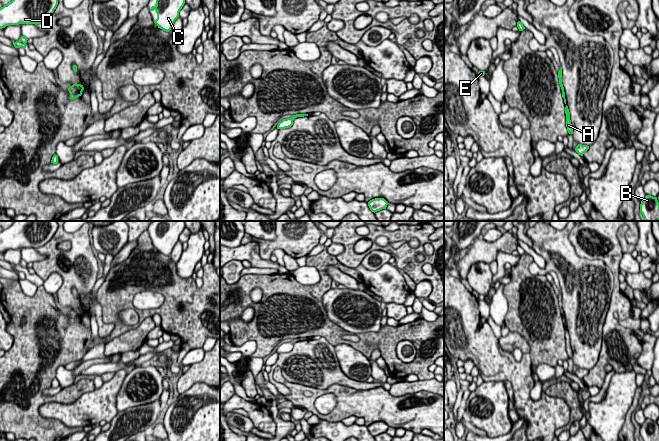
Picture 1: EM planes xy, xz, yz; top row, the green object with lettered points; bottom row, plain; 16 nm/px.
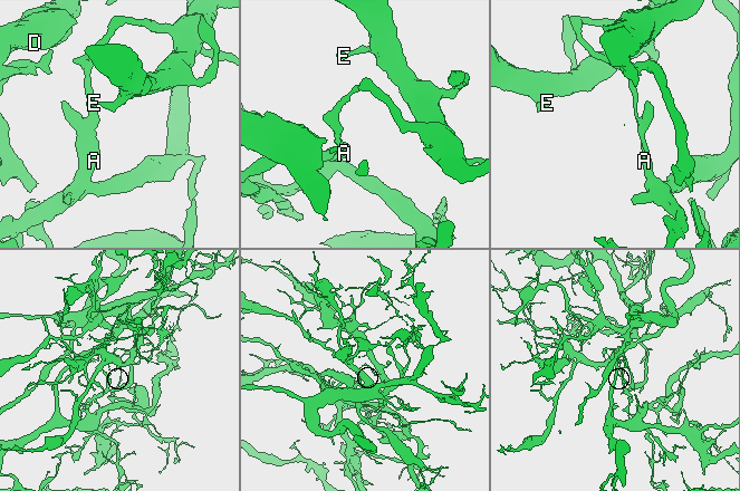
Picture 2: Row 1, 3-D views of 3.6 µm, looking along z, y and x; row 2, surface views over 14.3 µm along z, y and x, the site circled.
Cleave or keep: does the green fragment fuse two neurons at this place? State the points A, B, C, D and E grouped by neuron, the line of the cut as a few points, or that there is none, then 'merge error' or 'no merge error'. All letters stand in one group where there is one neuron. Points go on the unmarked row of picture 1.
A C E / B D; cut in xy along (72, 309), (82, 315); merge error

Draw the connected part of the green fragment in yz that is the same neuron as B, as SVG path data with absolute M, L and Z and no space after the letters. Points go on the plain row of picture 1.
M646 419L641 425L640 436L643 441L659 441L659 426L657 421Z

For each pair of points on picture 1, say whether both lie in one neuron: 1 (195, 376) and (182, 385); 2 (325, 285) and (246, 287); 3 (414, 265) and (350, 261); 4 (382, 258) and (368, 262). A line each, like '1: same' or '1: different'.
1: same
2: same
3: same
4: same

